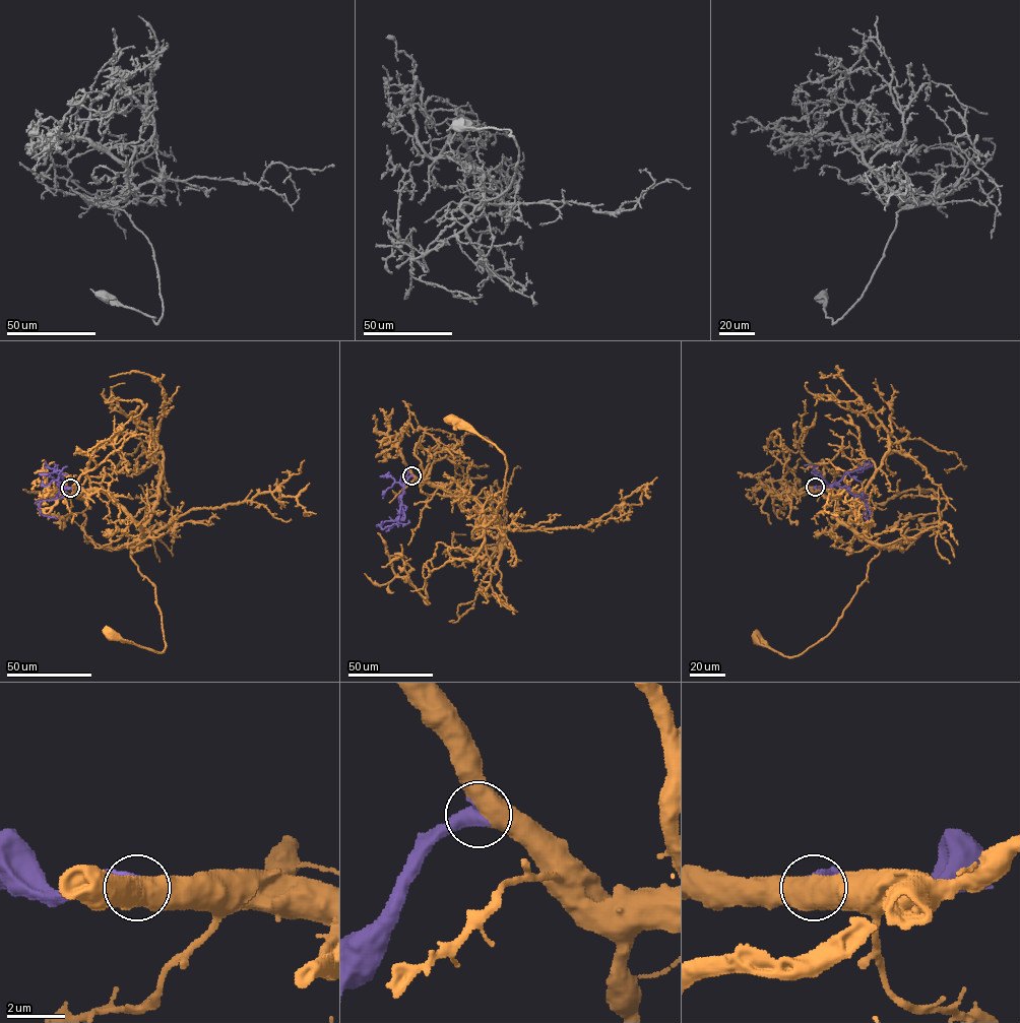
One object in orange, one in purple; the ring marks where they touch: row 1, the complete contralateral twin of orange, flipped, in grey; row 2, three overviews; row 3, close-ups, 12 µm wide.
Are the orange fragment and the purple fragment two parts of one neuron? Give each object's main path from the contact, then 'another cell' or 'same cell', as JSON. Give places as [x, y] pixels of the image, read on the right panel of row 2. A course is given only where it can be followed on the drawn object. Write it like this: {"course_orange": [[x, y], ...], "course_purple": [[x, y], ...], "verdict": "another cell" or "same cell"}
{"course_orange": [[815, 487], [836, 501], [840, 521], [880, 552], [825, 637], [791, 657], [755, 639]], "course_purple": [[815, 487], [835, 486], [858, 495], [871, 514], [865, 517], [868, 519]], "verdict": "same cell"}

